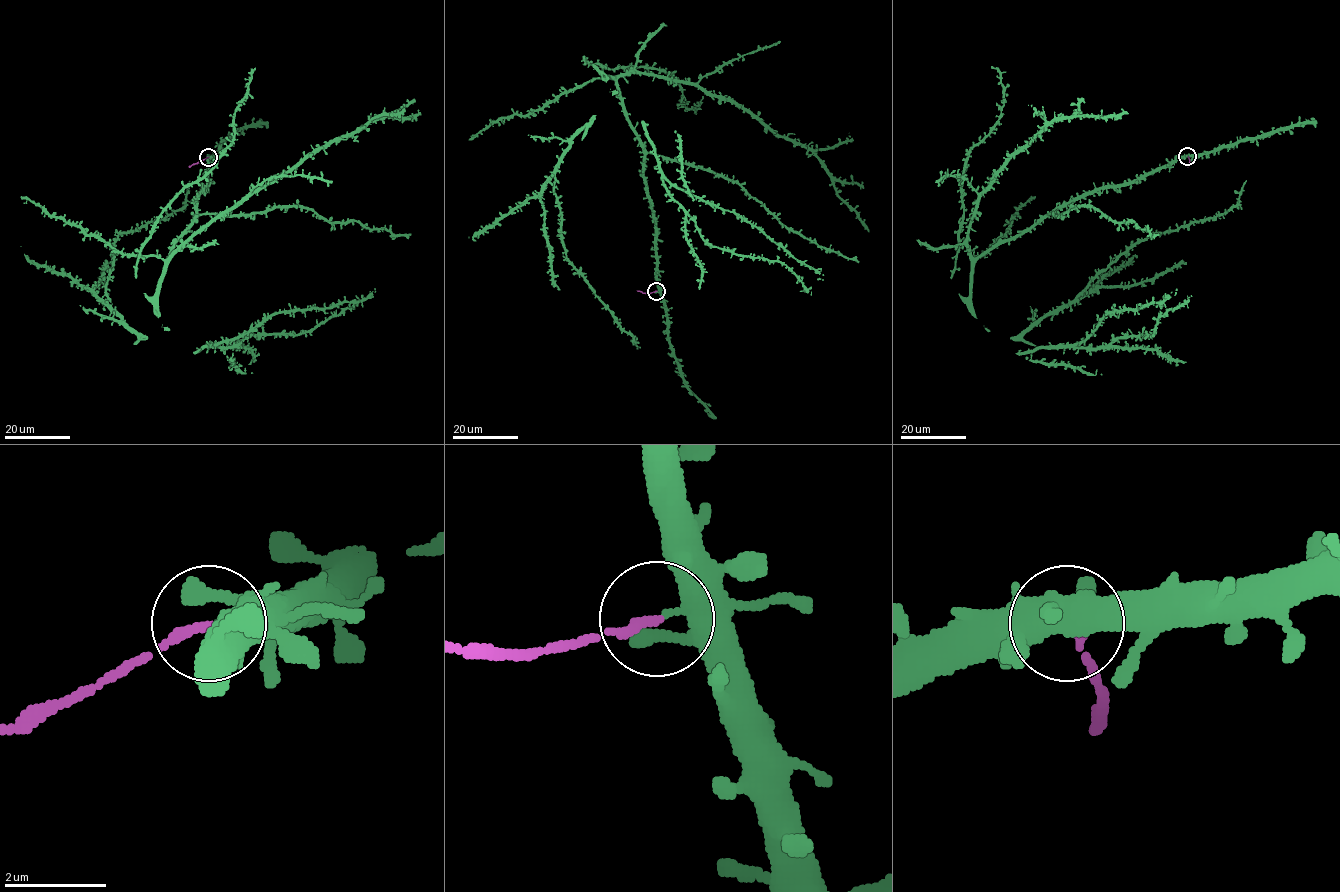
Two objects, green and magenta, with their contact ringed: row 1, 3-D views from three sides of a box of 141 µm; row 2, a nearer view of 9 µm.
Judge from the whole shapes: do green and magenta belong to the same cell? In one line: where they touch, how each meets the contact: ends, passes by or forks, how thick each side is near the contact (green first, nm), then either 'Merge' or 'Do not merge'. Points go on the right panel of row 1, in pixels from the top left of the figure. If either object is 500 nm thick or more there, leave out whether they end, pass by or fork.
Place: (1187, 156). At the ring green passes by. At the ring magenta ends. Thickness 320 nm (green) against 190 nm. Do not merge

